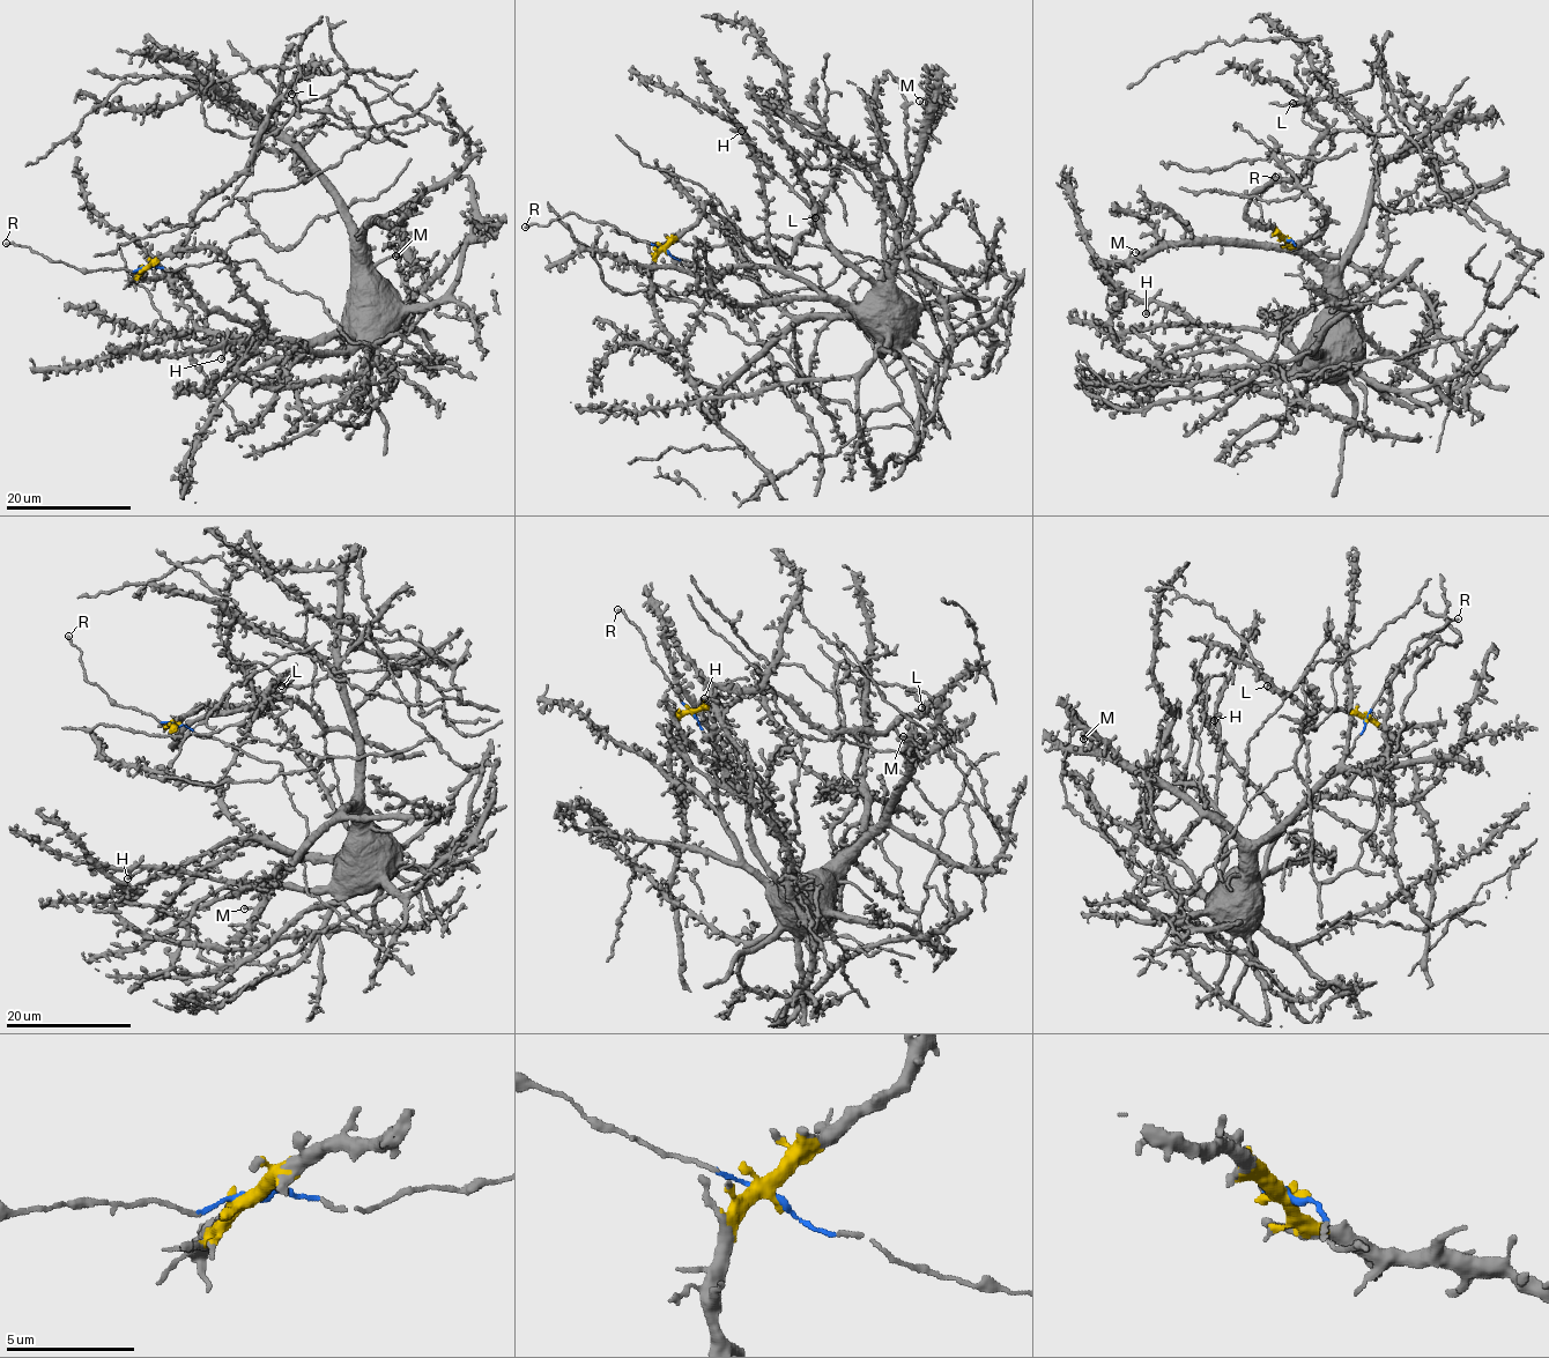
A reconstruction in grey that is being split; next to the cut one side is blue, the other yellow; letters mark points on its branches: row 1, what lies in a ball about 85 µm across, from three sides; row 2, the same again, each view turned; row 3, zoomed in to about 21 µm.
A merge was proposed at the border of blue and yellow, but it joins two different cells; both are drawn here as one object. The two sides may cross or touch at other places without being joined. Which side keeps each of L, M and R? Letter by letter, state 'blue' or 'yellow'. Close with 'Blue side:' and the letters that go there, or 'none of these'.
L: yellow
M: blue
R: blue
Blue side: M, R

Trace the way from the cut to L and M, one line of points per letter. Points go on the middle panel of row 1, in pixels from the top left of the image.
L: (666, 251), (710, 202), (743, 237), (788, 257), (816, 223), (815, 216)
M: (666, 251), (779, 295), (824, 289), (867, 258), (887, 264), (881, 301), (881, 273), (927, 114), (919, 101)

